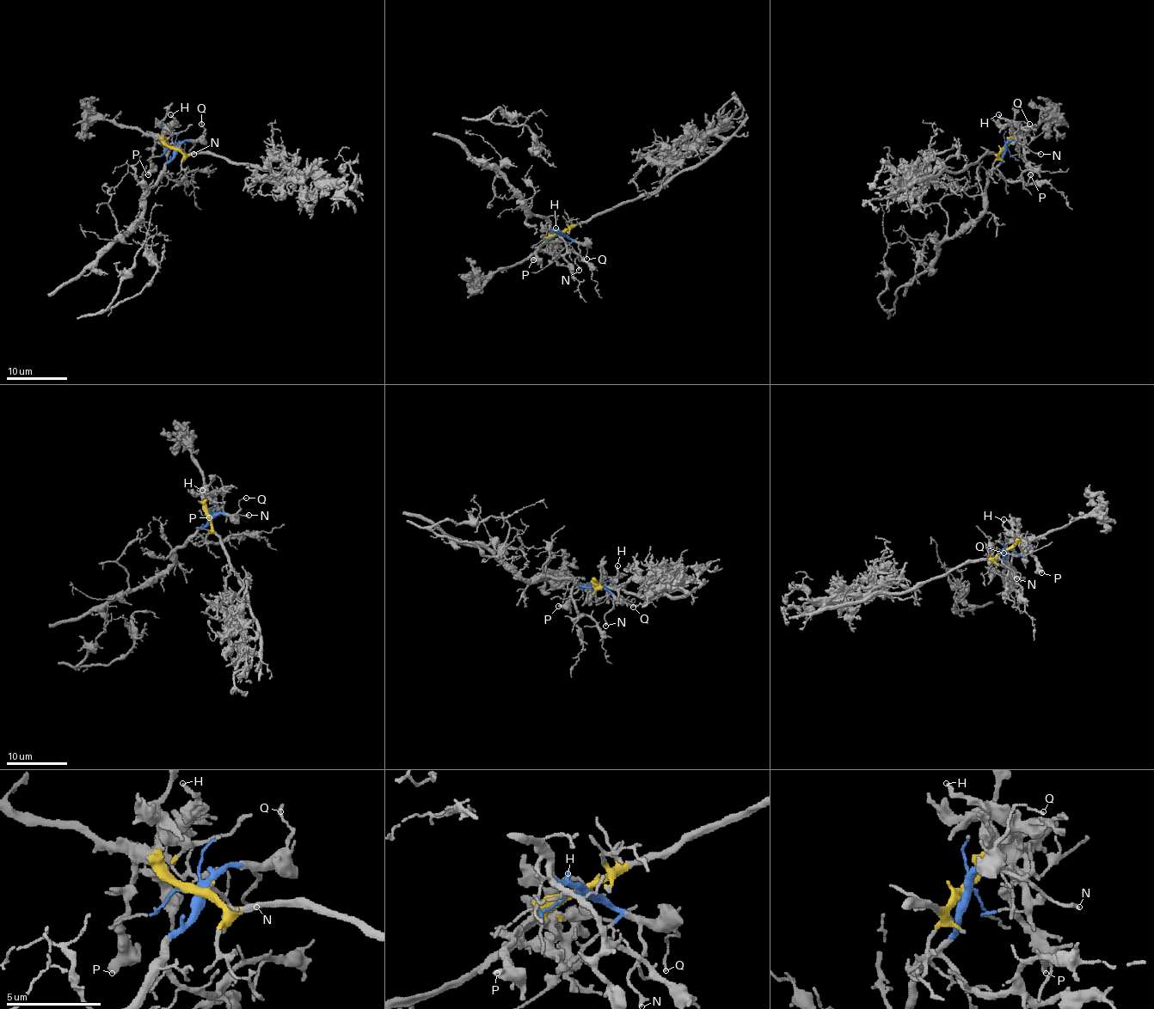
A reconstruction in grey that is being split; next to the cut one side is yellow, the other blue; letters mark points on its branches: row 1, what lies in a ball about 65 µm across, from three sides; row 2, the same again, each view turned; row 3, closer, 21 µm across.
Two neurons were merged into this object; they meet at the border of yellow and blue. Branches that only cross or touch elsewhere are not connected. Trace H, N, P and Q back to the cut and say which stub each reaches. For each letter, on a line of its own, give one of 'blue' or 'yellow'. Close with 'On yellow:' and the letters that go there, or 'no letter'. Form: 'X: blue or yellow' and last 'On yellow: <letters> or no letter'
H: yellow
N: blue
P: yellow
Q: blue
On yellow: H, P

